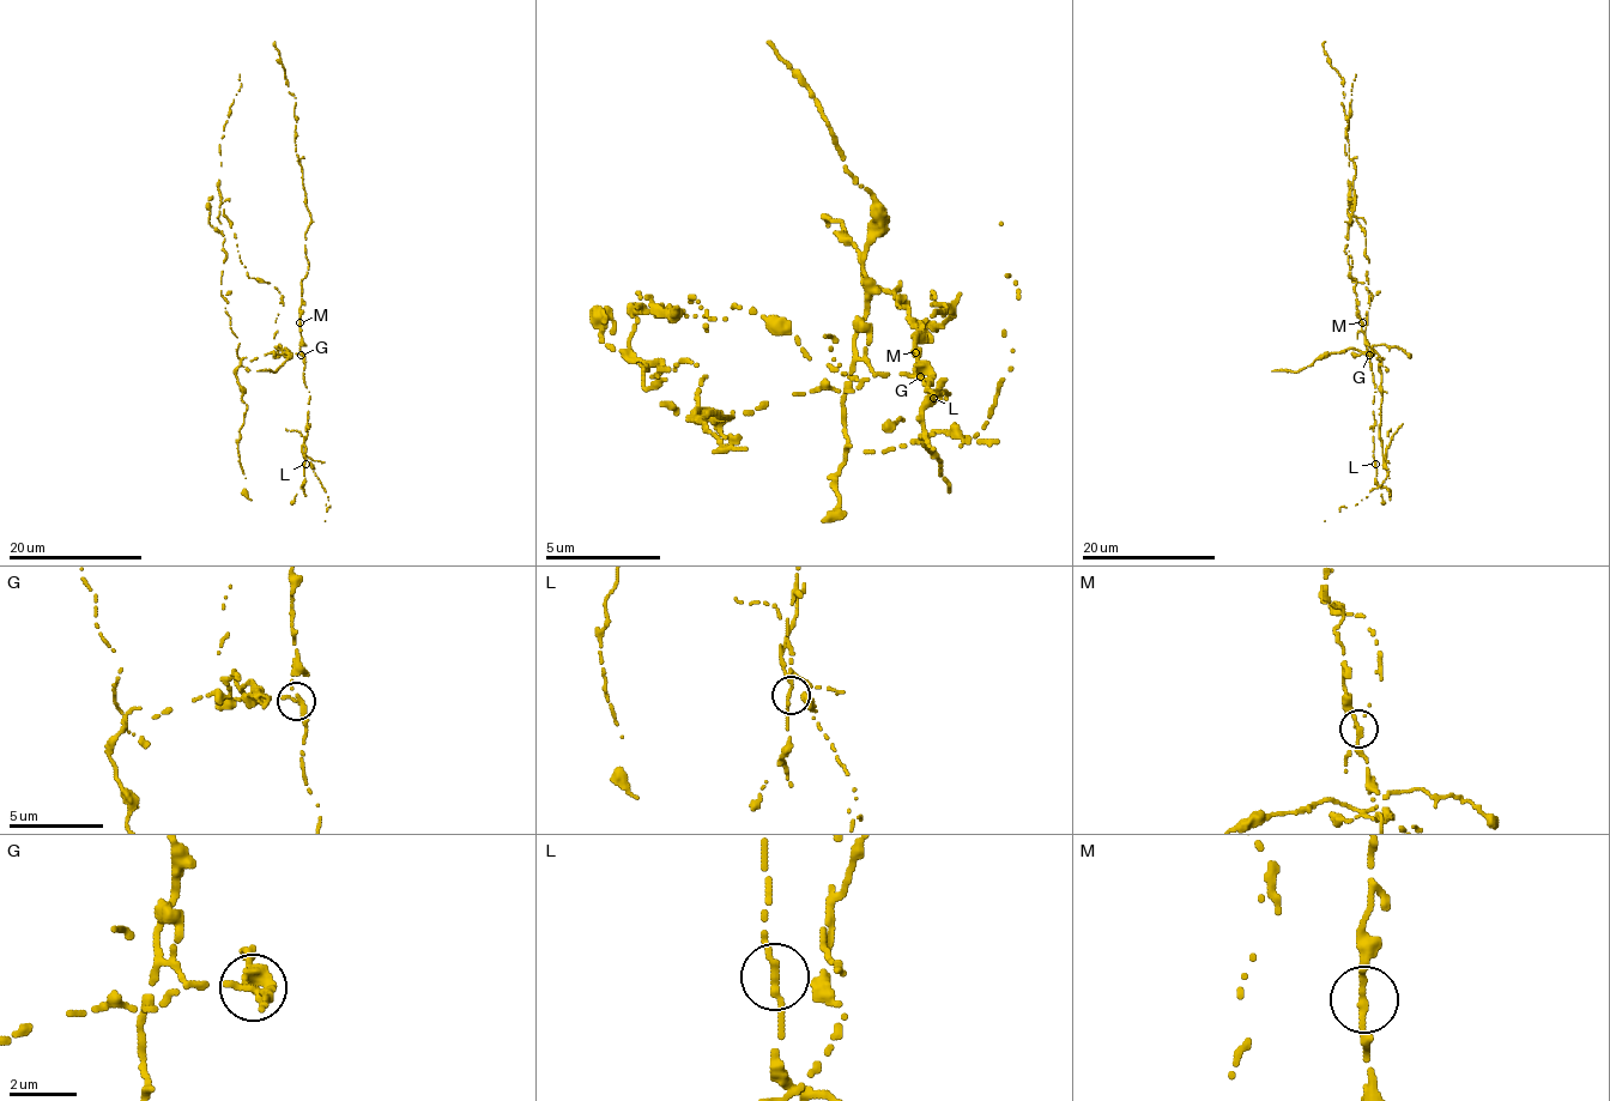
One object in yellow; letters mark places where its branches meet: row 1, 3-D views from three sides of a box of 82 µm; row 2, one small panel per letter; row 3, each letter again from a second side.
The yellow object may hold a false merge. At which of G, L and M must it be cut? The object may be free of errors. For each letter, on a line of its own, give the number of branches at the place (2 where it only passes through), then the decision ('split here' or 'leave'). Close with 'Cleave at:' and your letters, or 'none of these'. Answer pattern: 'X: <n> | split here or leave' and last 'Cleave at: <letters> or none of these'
G: 3 | split here
L: 3 | leave
M: 2 | leave
Cleave at: G

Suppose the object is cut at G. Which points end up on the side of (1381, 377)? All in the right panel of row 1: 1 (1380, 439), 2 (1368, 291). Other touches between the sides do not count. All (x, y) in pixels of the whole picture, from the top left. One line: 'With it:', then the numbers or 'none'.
With it: 1, 2

